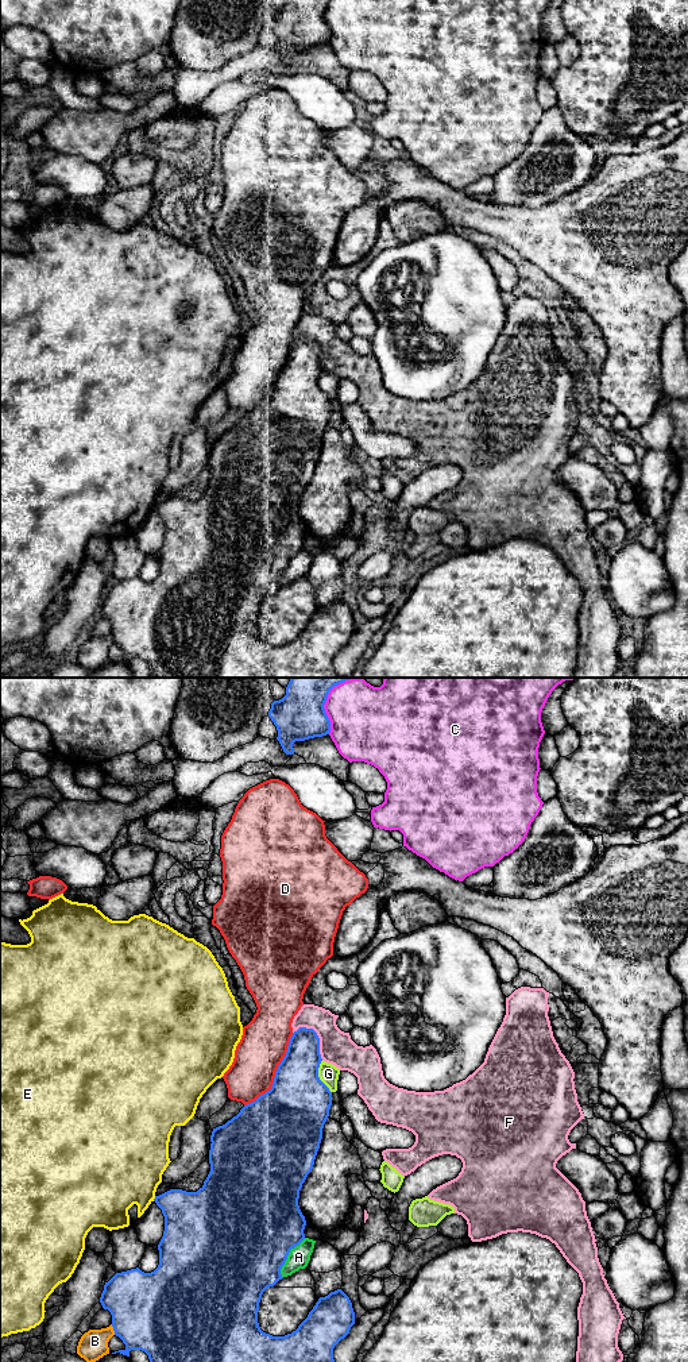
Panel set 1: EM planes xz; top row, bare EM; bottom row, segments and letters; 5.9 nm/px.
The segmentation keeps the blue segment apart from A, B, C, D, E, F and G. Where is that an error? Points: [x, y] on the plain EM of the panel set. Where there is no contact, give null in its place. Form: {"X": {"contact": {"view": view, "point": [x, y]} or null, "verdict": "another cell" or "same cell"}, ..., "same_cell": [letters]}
{"A": {"contact": {"view": "xz", "point": [286, 566]}, "verdict": "another cell"}, "B": {"contact": {"view": "xz", "point": [113, 639]}, "verdict": "another cell"}, "C": {"contact": {"view": "xz", "point": [325, 22]}, "verdict": "another cell"}, "D": {"contact": {"view": "xz", "point": [275, 382]}, "verdict": "another cell"}, "E": {"contact": {"view": "xz", "point": [154, 508]}, "verdict": "another cell"}, "F": {"contact": {"view": "xz", "point": [317, 344]}, "verdict": "same cell"}, "G": {"contact": {"view": "xz", "point": [317, 385]}, "verdict": "another cell"}, "same_cell": ["F"]}

